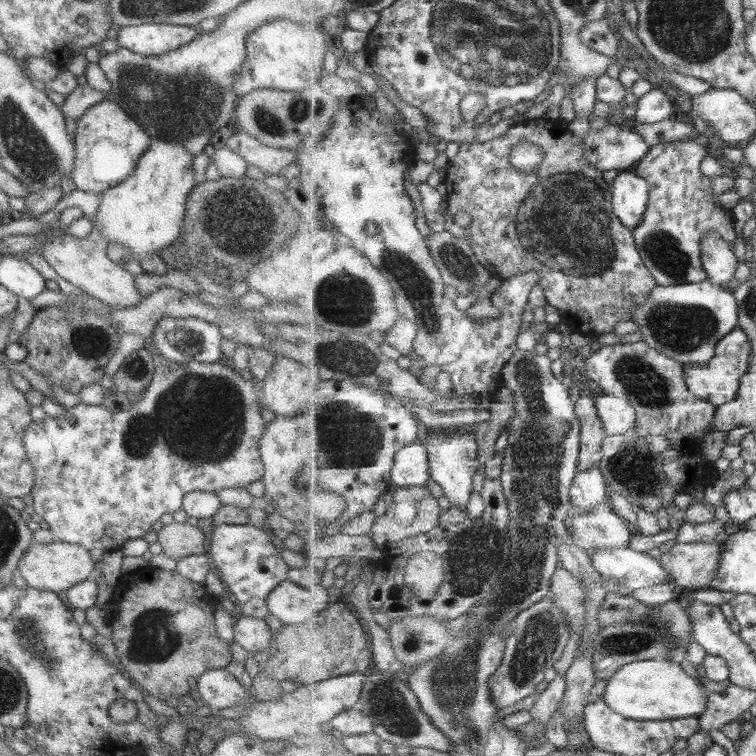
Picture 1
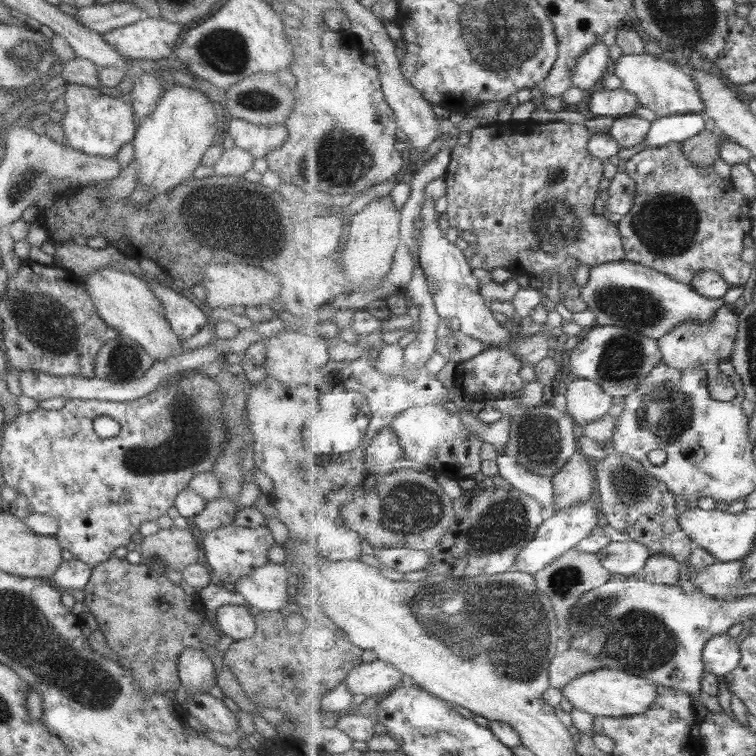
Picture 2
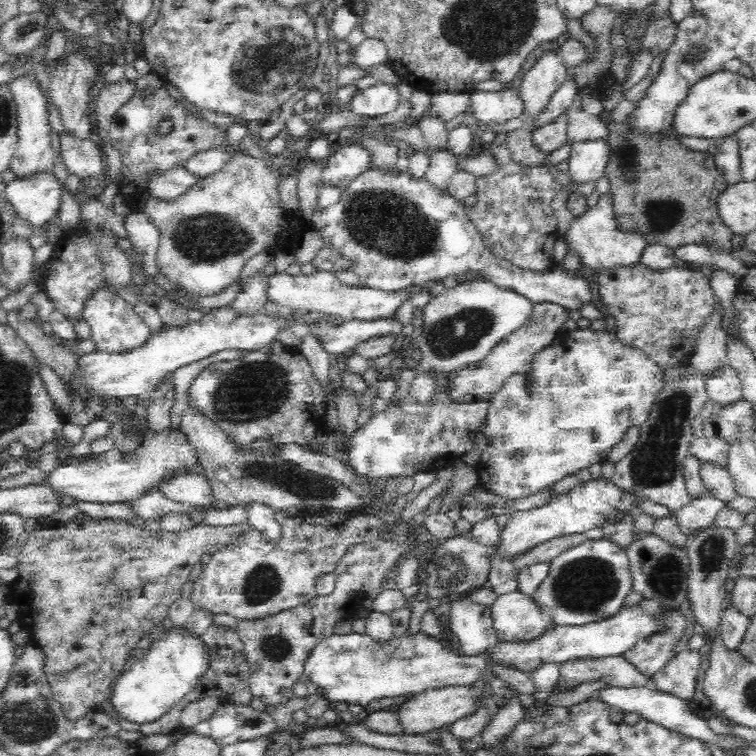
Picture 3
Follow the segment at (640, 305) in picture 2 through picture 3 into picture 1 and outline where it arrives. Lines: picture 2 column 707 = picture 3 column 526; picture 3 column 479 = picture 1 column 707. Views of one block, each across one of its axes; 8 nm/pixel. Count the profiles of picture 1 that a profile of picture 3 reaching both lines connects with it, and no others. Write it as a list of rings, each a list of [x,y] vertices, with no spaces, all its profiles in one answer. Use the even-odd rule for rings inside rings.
[[[706,280],[695,284],[658,285],[654,289],[648,302],[633,311],[633,321],[652,348],[678,362],[710,362],[716,356],[718,344],[740,327],[739,301],[723,285]]]

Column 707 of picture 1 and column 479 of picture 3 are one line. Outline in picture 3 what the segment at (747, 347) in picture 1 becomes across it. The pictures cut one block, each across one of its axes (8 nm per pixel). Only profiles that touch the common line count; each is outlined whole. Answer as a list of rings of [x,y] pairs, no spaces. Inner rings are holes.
[[[536,303],[530,319],[516,332],[512,332],[510,336],[500,340],[492,348],[492,352],[482,362],[478,362],[475,368],[449,374],[449,380],[453,386],[452,395],[456,396],[456,399],[464,401],[488,401],[495,392],[503,388],[503,384],[513,375],[524,374],[525,370],[530,370],[534,356],[552,344],[556,336],[563,332],[562,326],[568,320],[570,320],[570,311],[565,307],[549,303]]]

